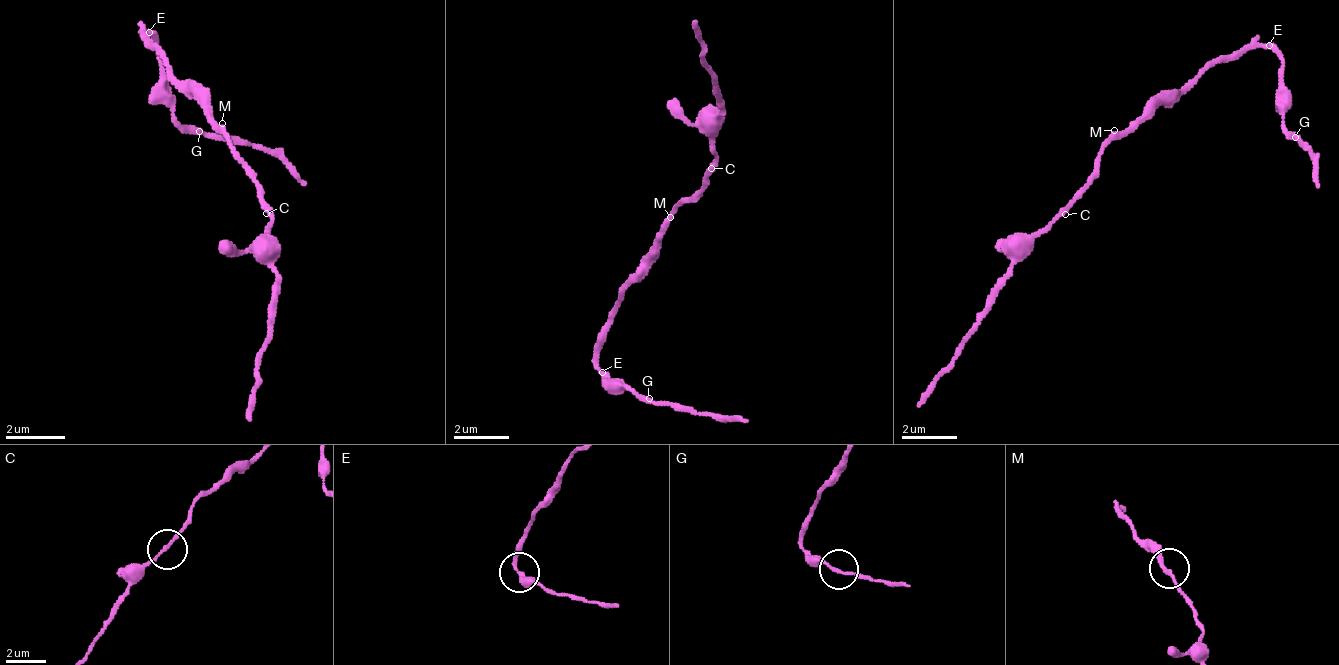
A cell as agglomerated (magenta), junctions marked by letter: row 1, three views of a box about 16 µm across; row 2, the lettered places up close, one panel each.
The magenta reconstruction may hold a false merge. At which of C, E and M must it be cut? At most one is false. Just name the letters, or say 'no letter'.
E

